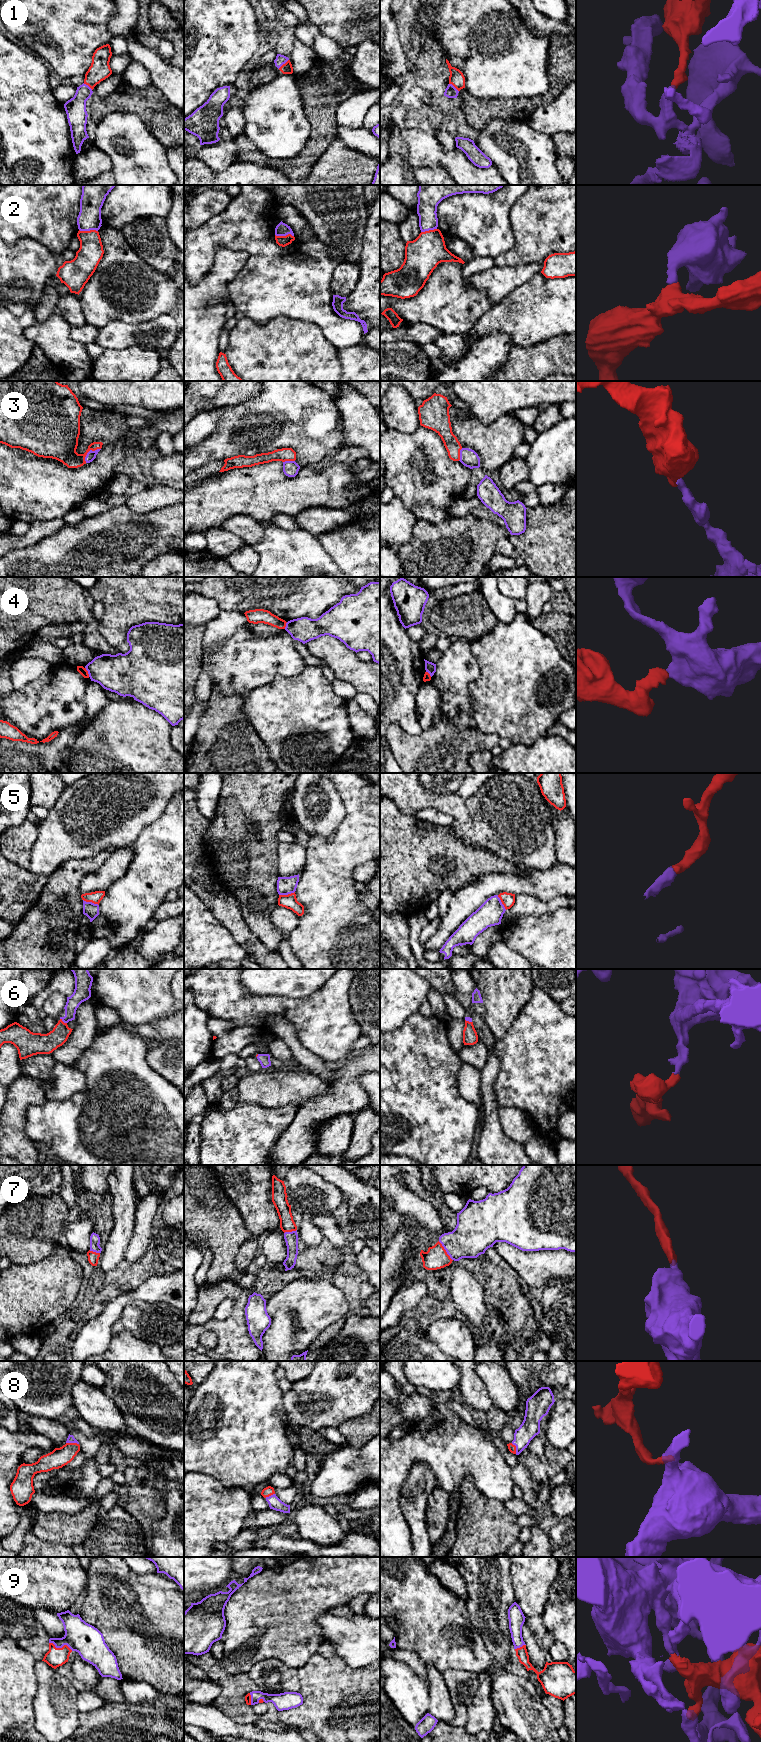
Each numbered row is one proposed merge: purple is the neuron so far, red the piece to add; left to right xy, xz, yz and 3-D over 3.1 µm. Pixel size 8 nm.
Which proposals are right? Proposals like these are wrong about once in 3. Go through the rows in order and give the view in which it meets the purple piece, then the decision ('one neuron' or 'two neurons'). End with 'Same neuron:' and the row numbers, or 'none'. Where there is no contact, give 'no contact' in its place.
1: meets purple in xz; one neuron
2: meets purple in xy; two neurons
3: meets purple in xy; one neuron
4: meets purple in xy; two neurons
5: meets purple in xy; one neuron
6: meets purple in xy; one neuron
7: meets purple in yz; one neuron
8: meets purple in xy; one neuron
9: meets purple in xy; one neuron
Same neuron: 1, 3, 5, 6, 7, 8, 9

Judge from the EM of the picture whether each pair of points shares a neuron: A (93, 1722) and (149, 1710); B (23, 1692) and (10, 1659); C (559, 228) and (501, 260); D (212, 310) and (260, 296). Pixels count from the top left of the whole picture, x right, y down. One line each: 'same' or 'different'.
A: same
B: same
C: same
D: different

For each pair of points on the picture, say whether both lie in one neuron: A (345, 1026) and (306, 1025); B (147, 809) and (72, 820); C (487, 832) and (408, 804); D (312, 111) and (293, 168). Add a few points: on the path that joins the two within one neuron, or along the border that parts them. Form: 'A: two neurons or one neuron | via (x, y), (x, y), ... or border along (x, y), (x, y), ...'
A: one neuron | via (335, 1026), (316, 1025)
B: one neuron | via (128, 809), (104, 809), (91, 816)
C: one neuron | via (467, 813), (452, 804), (428, 801)
D: one neuron | via (317, 125), (317, 144), (307, 155)

